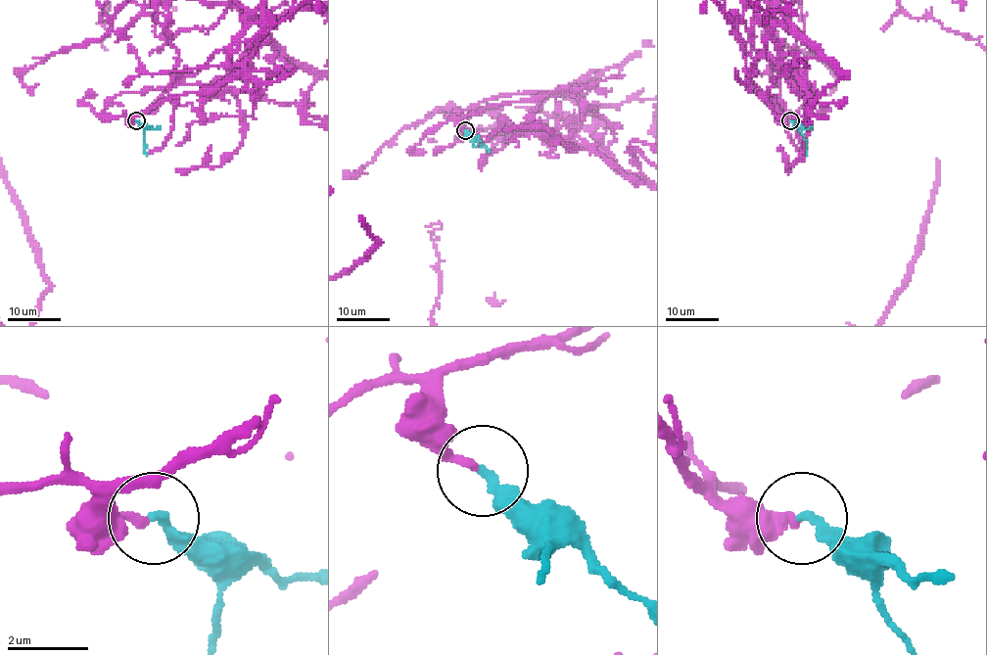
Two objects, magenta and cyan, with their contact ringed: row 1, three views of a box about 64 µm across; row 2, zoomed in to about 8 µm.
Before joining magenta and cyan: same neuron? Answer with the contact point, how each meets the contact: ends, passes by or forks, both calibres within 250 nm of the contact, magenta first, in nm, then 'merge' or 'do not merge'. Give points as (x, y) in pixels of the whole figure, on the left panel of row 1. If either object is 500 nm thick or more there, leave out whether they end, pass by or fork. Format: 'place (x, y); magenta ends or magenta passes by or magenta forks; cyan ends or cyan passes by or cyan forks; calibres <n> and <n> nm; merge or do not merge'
place (136, 120); magenta ends; cyan ends; calibres 200 and 240 nm; merge

